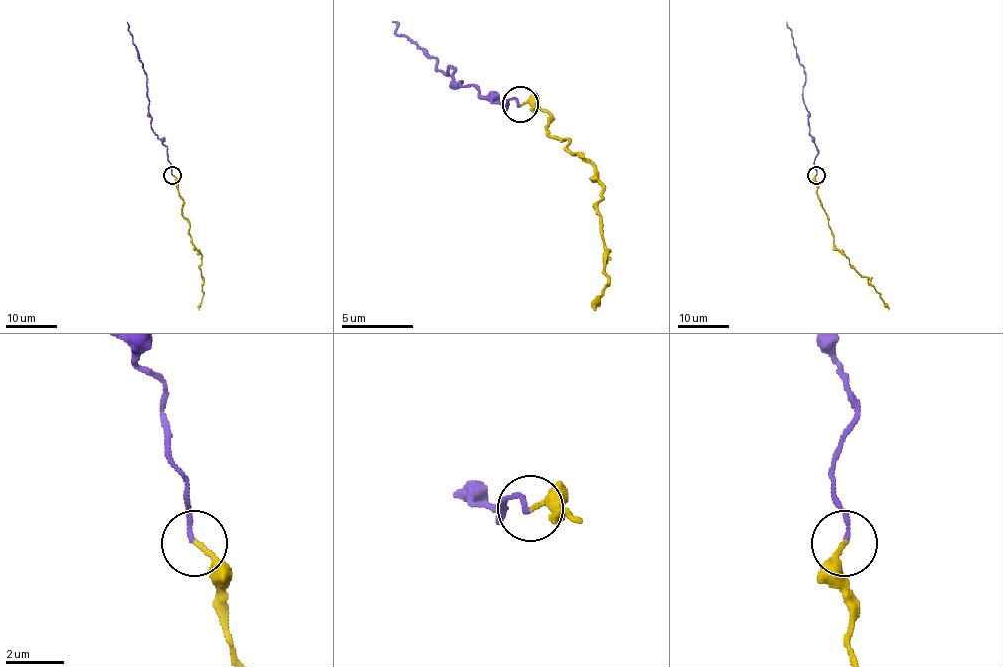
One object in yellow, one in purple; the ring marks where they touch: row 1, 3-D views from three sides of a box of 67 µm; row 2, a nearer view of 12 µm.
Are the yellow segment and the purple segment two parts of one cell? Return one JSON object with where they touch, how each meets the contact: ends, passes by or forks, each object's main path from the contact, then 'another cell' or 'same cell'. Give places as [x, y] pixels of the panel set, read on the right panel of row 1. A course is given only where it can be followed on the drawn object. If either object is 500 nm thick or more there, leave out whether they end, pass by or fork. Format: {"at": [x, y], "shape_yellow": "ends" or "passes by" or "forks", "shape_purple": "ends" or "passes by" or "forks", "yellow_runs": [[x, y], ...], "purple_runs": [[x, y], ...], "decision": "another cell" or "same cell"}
{"at": [816, 175], "shape_yellow": "ends", "shape_purple": "ends", "yellow_runs": [[816, 175], [816, 194], [826, 213], [834, 238], [833, 245], [867, 279], [889, 309]], "purple_runs": [[816, 175], [814, 164], [817, 148], [802, 98], [806, 73], [787, 22]], "decision": "same cell"}

